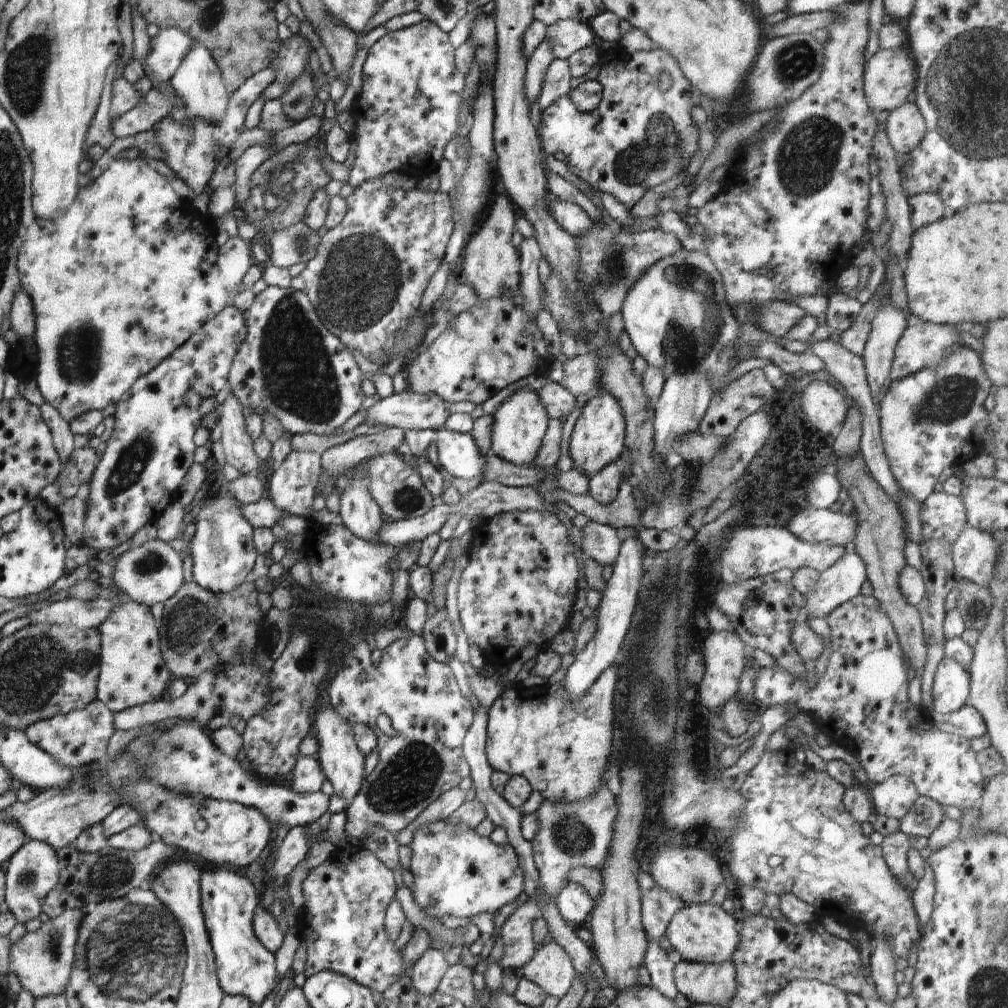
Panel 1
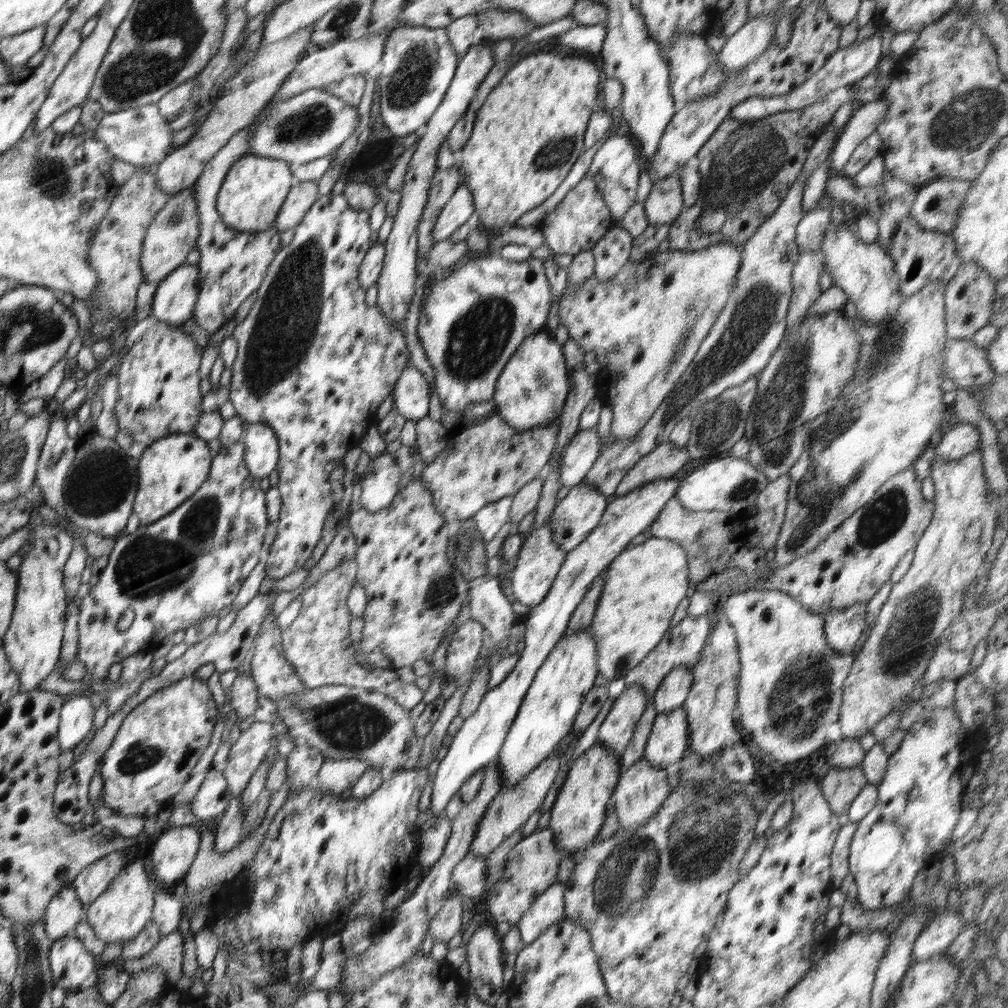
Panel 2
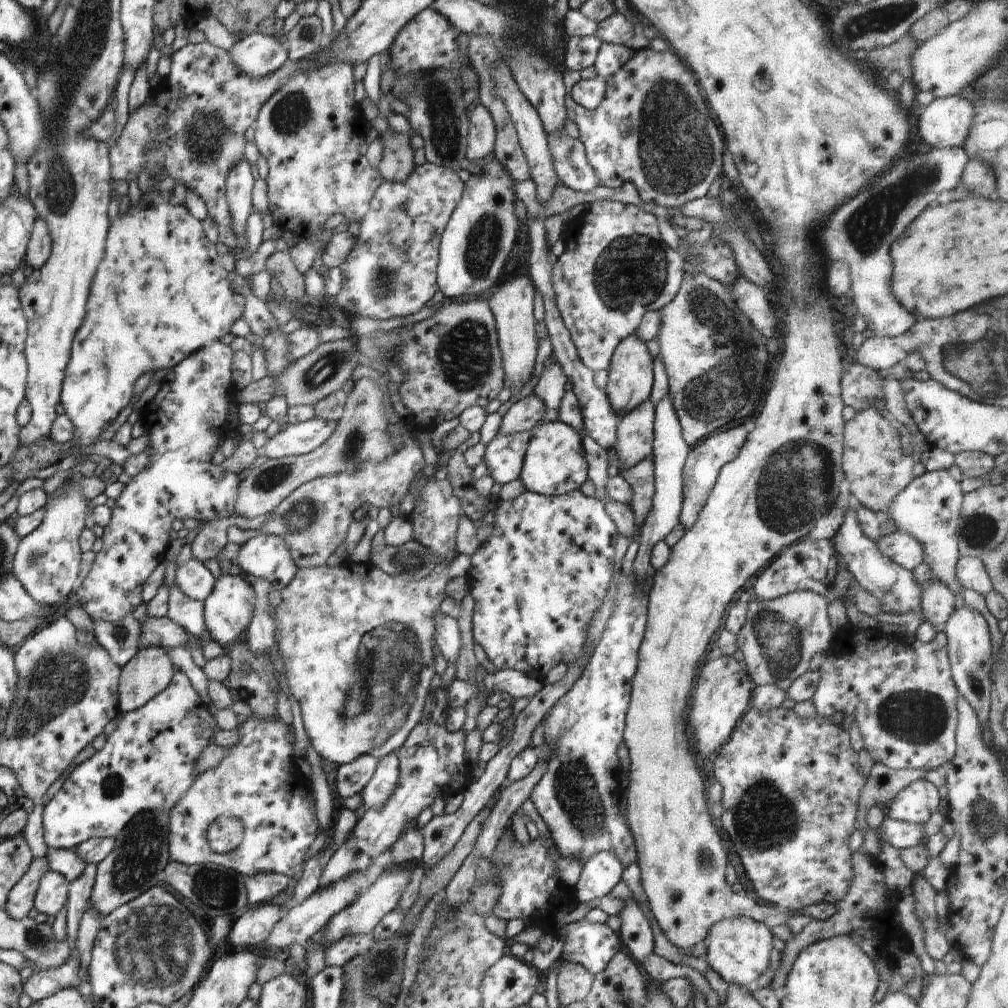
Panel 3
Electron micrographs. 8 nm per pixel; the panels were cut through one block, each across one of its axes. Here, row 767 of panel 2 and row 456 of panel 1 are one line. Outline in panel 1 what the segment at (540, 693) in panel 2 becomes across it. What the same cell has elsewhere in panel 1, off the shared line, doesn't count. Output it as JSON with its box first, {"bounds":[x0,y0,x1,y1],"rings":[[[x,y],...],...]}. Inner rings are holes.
{"bounds":[491,390,549,466],"rings":[[[516,390],[492,414],[491,453],[518,466],[530,465],[541,450],[549,419],[538,392]]]}

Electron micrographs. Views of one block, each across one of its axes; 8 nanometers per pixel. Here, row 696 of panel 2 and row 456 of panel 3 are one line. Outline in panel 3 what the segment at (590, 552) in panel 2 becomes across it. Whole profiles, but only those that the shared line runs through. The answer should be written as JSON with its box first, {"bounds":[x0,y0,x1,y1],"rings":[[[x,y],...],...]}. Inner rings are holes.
{"bounds":[483,430,532,484],"rings":[[[532,430],[509,435],[498,434],[486,445],[483,463],[494,482],[508,484],[521,475]]]}

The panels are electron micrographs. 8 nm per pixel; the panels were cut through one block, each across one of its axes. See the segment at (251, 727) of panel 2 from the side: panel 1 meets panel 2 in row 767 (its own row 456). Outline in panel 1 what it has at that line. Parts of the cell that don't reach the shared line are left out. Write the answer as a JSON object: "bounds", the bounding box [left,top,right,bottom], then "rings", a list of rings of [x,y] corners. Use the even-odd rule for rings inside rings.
{"bounds":[218,393,263,475],"rings":[[[233,393],[218,406],[218,426],[222,428],[220,442],[224,448],[226,463],[248,475],[254,470],[263,473],[261,460],[254,452],[253,440],[248,438],[245,417],[247,412]]]}

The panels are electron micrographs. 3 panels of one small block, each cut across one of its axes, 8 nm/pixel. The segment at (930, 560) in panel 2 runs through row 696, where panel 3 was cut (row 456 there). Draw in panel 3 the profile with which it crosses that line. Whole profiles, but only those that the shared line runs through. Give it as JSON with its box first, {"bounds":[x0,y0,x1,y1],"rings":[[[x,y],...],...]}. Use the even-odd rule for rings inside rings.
{"bounds":[841,406,914,515],"rings":[[[874,406],[859,410],[854,418],[845,422],[843,441],[841,467],[846,489],[862,506],[882,515],[890,501],[913,480],[914,459],[902,454],[897,429]]]}

